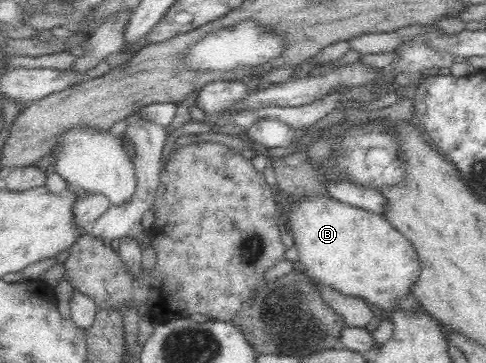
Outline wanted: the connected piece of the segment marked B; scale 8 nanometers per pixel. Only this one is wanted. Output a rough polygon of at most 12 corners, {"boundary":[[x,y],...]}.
{"boundary":[[292,198],[318,284],[384,310],[410,295],[413,245],[381,214]]}

